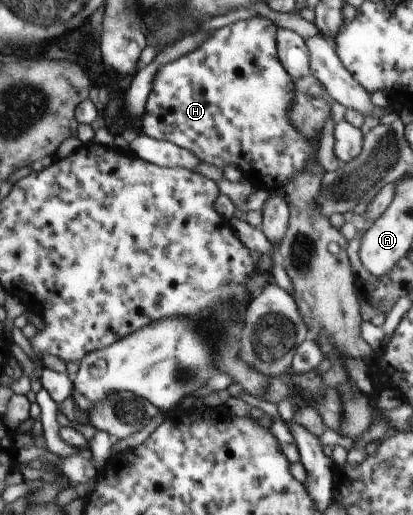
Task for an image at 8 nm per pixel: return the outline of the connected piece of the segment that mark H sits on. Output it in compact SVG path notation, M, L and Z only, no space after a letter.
M254 16L250 20L230 24L220 29L215 30L211 34L211 38L203 43L201 48L197 48L193 54L187 54L171 64L165 64L159 74L155 77L152 91L149 93L144 113L142 114L141 132L147 136L153 137L160 141L169 141L185 150L189 150L196 154L202 162L213 164L221 169L227 165L239 167L242 176L254 186L255 190L265 189L269 192L284 188L284 184L297 172L301 172L306 165L306 162L311 158L317 158L319 148L319 139L313 141L306 139L296 128L293 128L292 122L289 120L288 112L290 111L292 100L294 97L294 80L285 70L278 57L276 45L276 24L269 19L261 16Z

